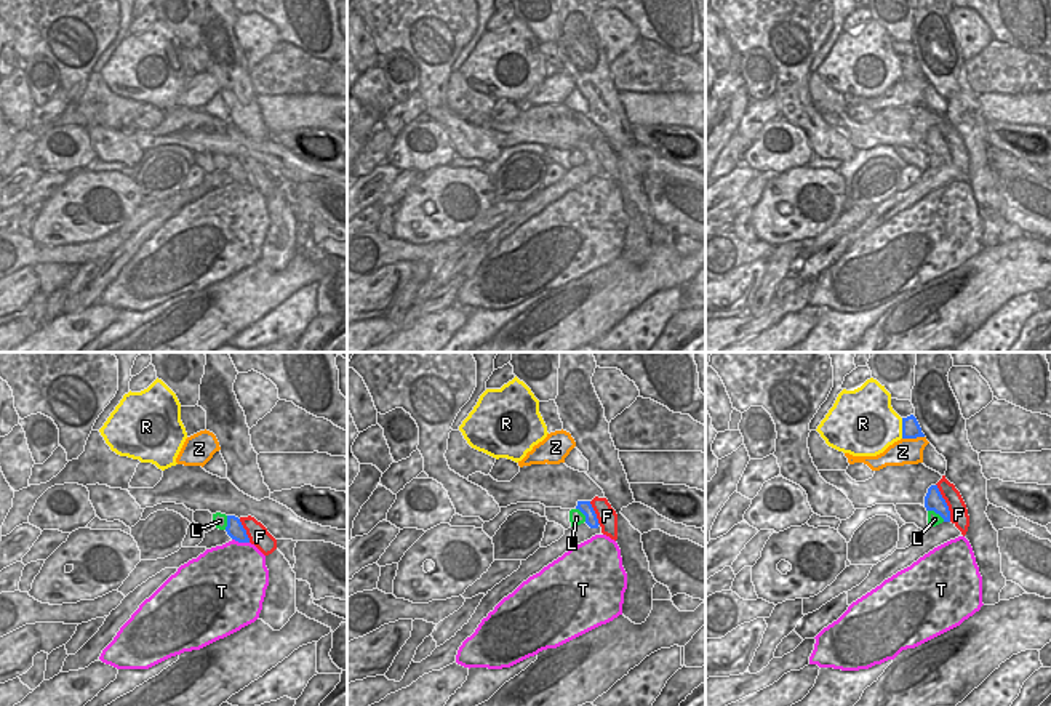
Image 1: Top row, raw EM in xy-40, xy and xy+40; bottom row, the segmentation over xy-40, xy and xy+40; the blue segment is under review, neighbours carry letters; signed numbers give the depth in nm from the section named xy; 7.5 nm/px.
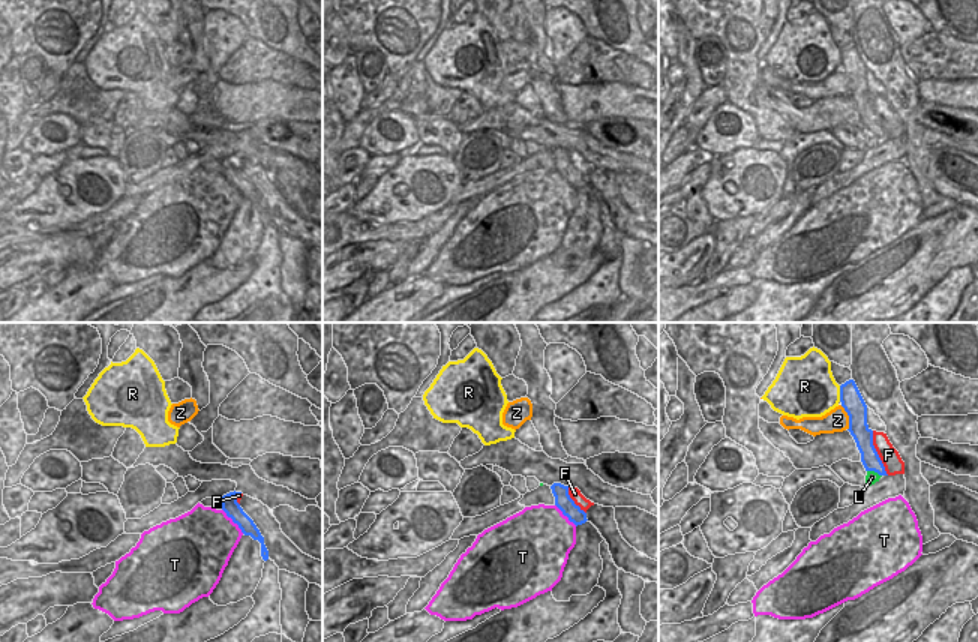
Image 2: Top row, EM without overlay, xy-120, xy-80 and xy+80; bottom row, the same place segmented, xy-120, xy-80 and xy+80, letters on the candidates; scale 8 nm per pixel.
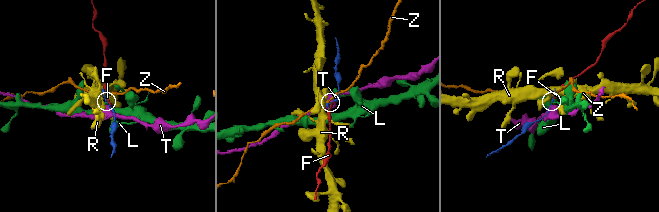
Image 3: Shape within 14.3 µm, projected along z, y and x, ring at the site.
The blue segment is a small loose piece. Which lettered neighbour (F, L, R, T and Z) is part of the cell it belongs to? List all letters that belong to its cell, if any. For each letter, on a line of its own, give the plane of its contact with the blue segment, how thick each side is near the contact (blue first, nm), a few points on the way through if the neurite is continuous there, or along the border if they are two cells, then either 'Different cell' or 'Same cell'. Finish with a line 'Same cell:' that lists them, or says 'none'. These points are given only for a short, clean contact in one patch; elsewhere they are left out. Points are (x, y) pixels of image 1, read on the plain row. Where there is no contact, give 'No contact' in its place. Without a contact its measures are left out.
F: Touches blue in xy+40. Thickness 140 nm (blue) against 140 nm. Same cell
L: Touches blue in xy+40. Thickness 140 nm (blue) against 100 nm. Boundary: xy+40 (928, 151), (933, 151), (944, 162). Different cell
R: Touches blue in xy+40. Thickness 140 nm (blue) against 420 nm. Boundary: xy+40 (901, 60), (903, 79). Different cell
T: Touches blue in xy-40. Thickness 130 nm (blue) against 480 nm. Different cell
Z: Touches blue in xy+40. Thickness 140 nm (blue) against 190 nm. Boundary: xy+40 (923, 77), (903, 80). Different cell
Same cell: F.

